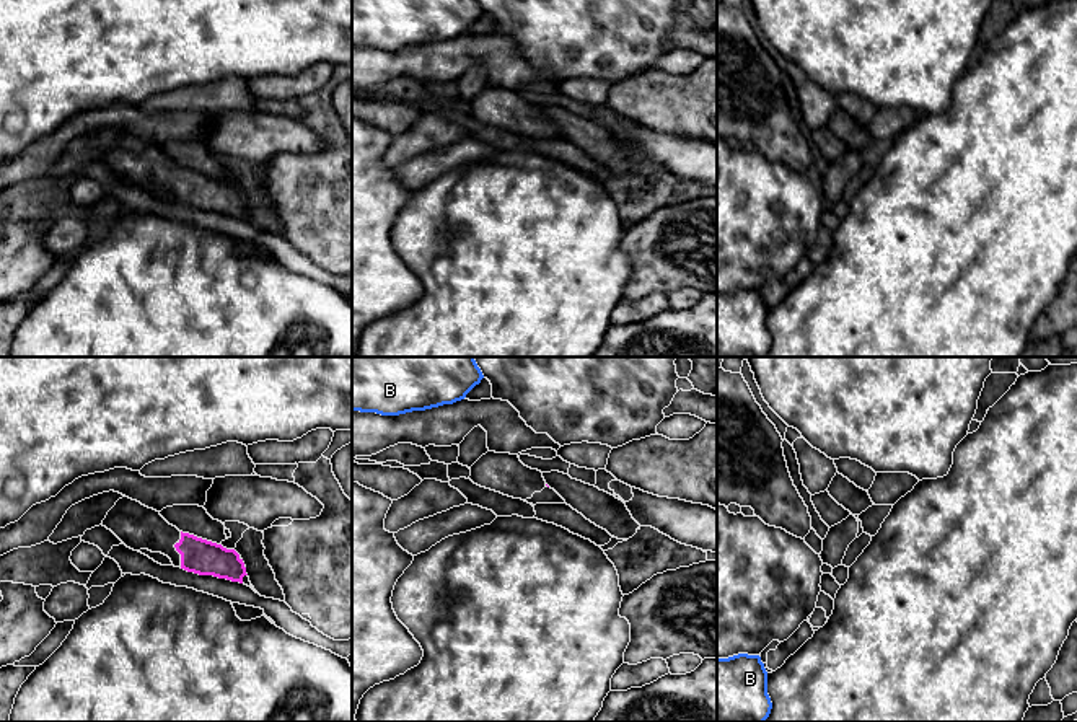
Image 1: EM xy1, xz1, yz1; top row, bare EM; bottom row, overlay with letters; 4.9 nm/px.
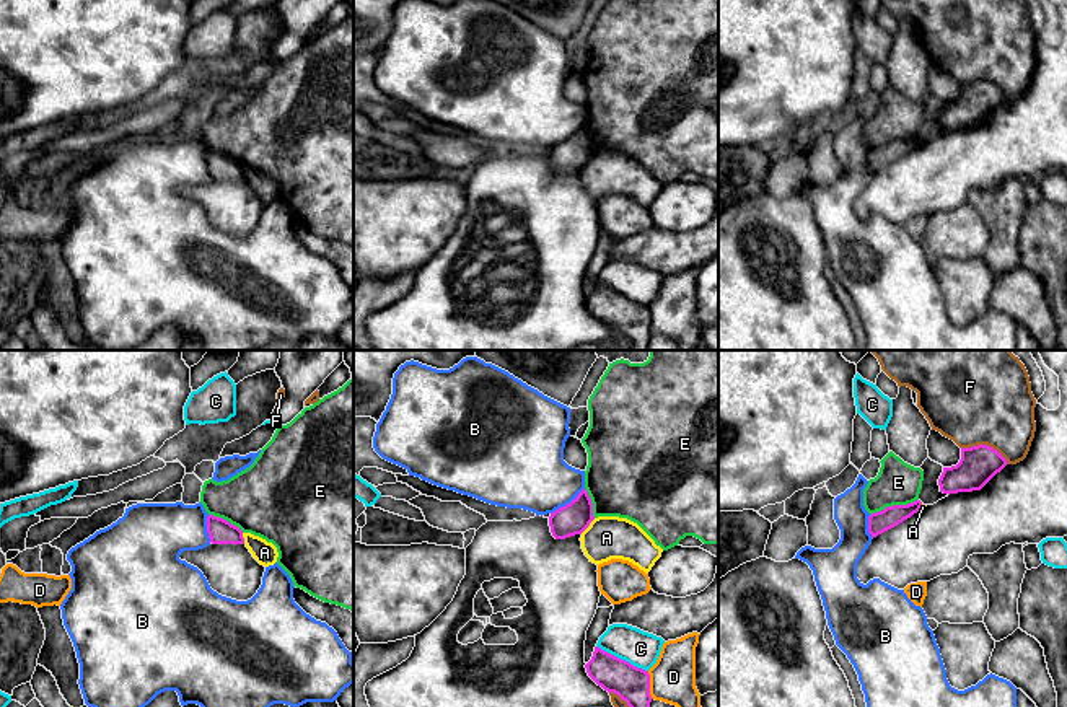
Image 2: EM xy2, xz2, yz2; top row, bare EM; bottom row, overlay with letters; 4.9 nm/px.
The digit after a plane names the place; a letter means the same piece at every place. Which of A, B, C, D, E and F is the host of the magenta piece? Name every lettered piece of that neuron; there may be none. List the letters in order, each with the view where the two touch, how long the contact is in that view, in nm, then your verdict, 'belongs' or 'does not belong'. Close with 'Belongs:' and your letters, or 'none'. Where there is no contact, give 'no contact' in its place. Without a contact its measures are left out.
A: xz2 | 110 nm | does not belong
B: xz2 | 220 nm | does not belong
C: xz2 | 280 nm | does not belong
D: xz2 | 140 nm | does not belong
E: yz2 | 260 nm | does not belong
F: yz2 | 260 nm | does not belong
Belongs: none

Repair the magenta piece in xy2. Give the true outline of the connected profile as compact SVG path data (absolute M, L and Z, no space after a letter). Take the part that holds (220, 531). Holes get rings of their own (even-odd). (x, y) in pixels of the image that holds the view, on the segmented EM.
M209 515L207 533L212 544L244 544L243 531L230 521Z

